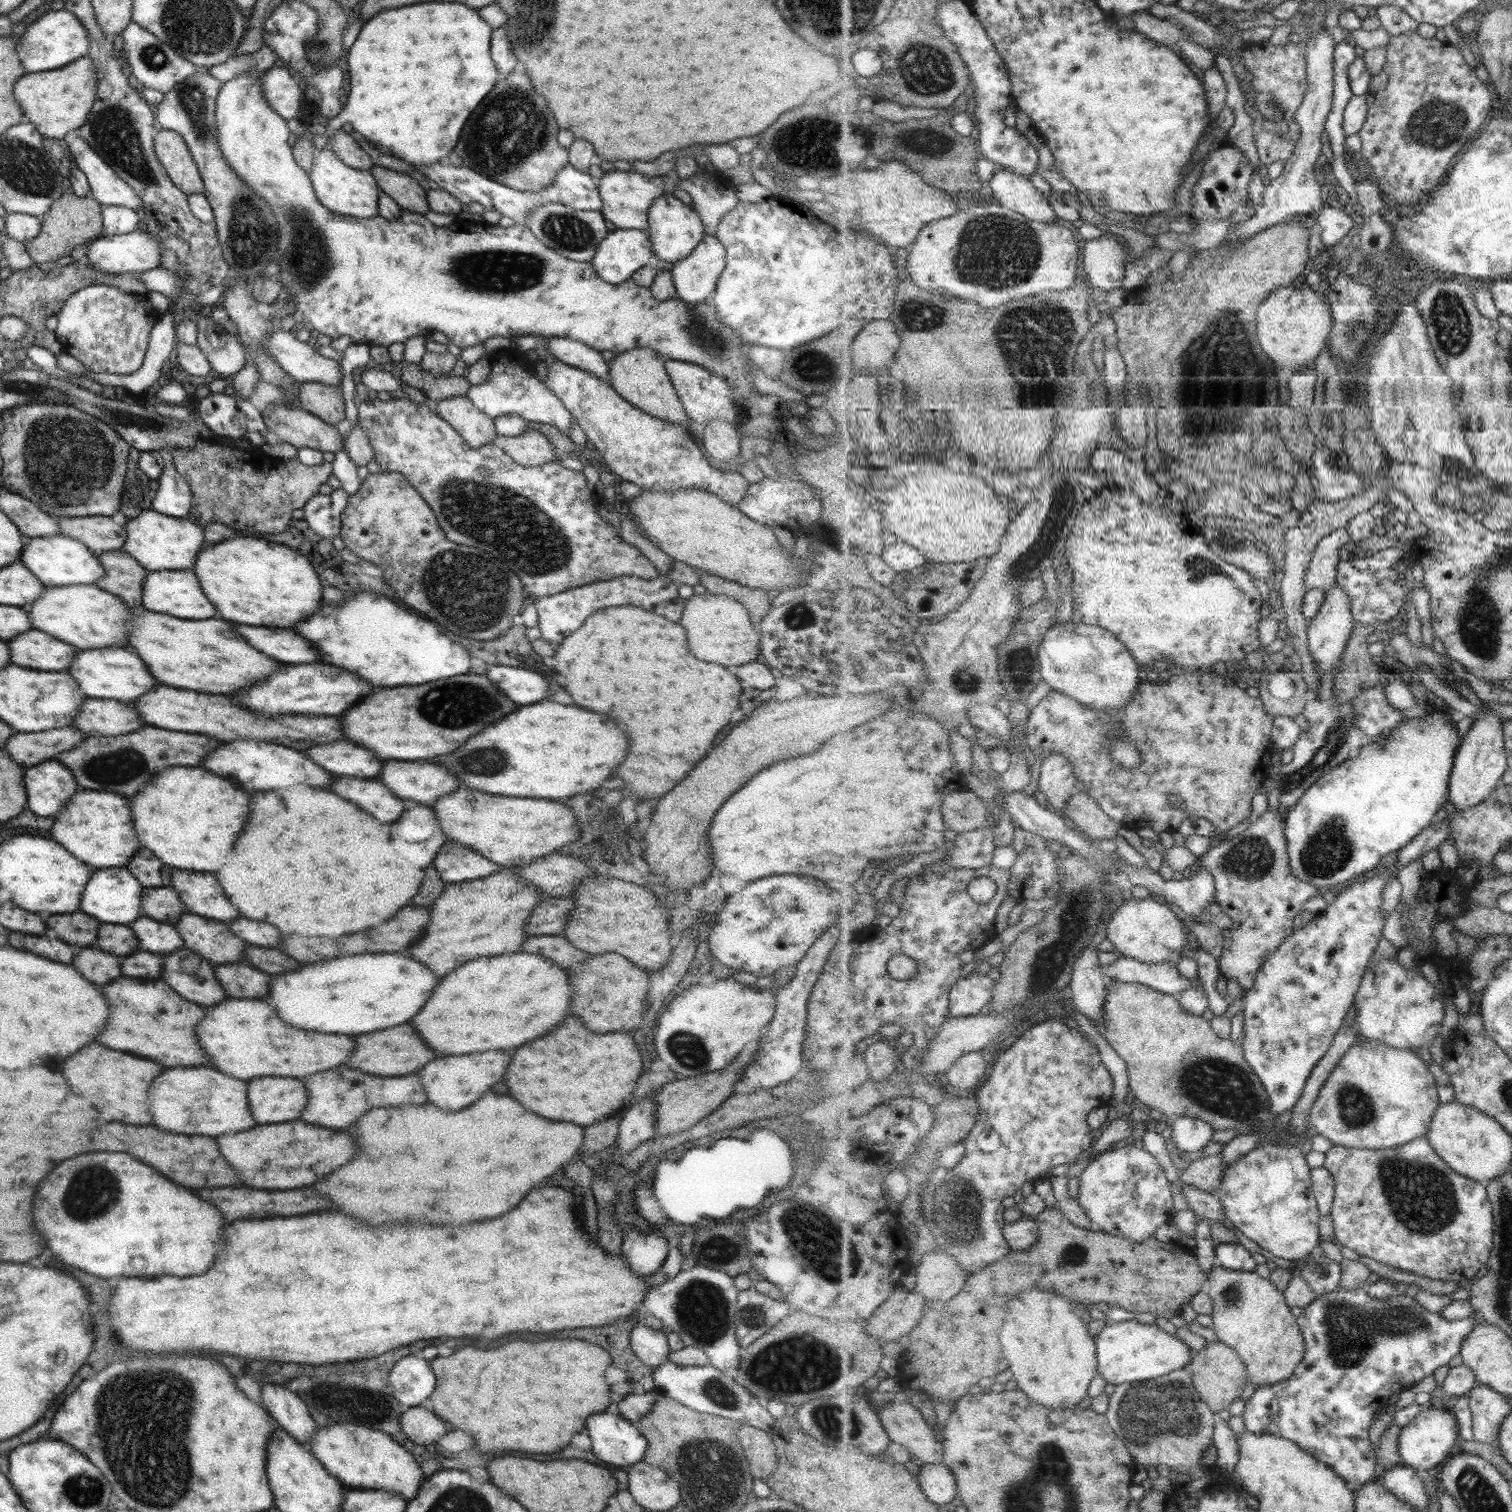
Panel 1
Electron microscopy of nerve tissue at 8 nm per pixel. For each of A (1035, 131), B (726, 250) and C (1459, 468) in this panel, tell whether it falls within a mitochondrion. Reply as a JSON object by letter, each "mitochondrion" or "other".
{"A":"other","B":"other","C":"mitochondrion"}

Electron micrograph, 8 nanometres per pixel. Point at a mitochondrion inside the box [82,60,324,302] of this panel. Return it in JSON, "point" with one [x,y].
{"point":[113,130]}

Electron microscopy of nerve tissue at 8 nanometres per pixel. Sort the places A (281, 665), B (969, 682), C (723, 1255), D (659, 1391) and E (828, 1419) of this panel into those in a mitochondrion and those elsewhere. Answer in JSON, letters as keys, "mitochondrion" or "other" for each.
{"A":"other","B":"mitochondrion","C":"mitochondrion","D":"other","E":"mitochondrion"}

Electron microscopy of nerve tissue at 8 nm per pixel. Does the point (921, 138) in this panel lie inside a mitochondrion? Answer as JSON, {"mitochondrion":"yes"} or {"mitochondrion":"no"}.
{"mitochondrion":"yes"}

